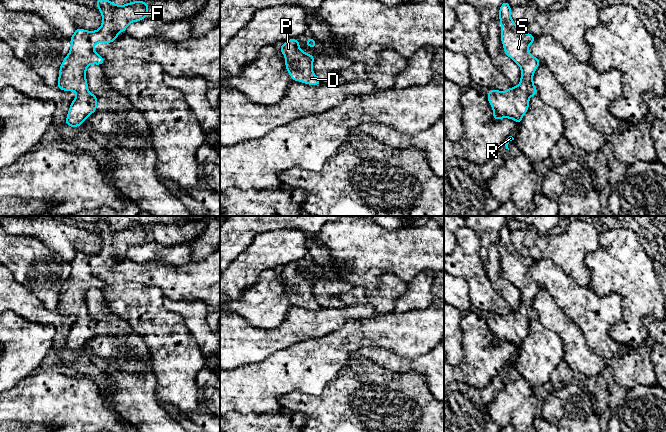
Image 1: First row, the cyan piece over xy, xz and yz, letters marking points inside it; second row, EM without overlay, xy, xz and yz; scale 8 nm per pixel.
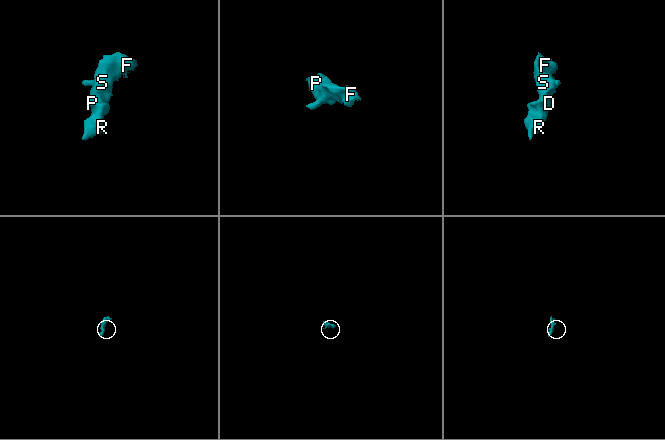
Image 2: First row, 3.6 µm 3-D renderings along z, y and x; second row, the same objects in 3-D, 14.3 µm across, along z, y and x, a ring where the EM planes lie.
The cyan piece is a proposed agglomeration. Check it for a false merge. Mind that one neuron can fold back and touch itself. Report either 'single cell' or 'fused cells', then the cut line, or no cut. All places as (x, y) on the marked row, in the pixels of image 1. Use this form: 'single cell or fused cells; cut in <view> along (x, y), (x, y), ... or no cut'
single cell; no cut

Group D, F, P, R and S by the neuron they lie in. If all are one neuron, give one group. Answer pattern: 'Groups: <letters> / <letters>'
Groups: D F P R S

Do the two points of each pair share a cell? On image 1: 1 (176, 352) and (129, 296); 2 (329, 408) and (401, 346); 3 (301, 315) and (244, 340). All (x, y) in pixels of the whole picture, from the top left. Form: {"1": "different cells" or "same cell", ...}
{"1": "same cell", "2": "different cells", "3": "same cell"}

